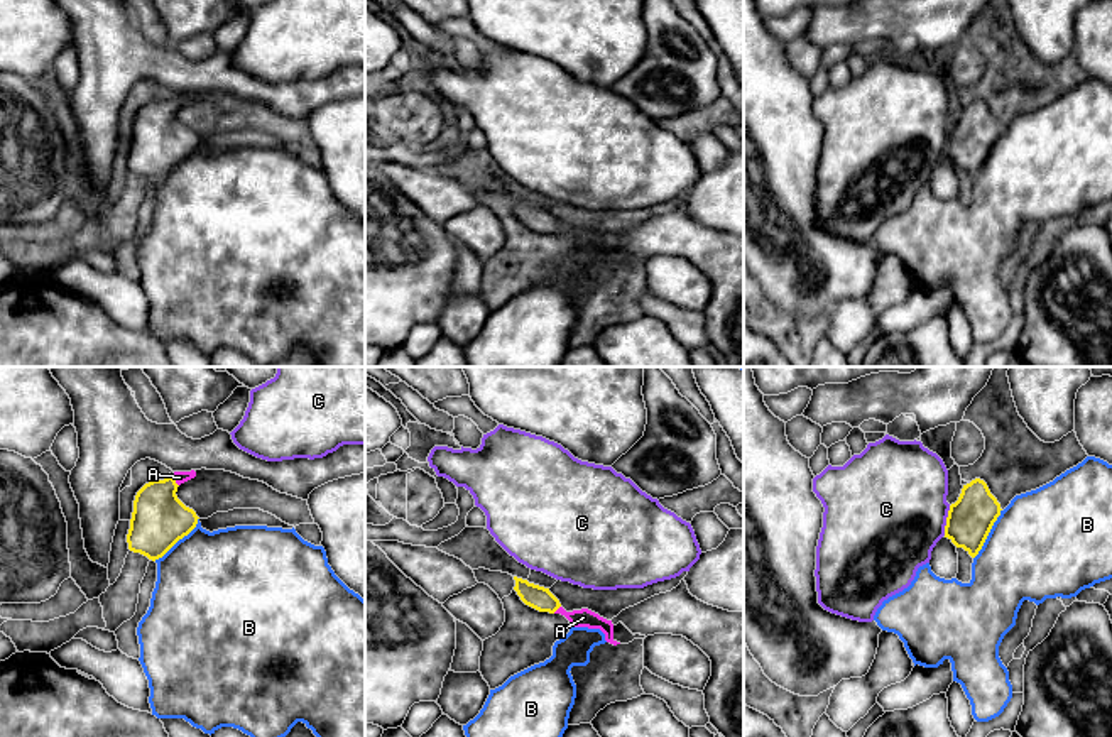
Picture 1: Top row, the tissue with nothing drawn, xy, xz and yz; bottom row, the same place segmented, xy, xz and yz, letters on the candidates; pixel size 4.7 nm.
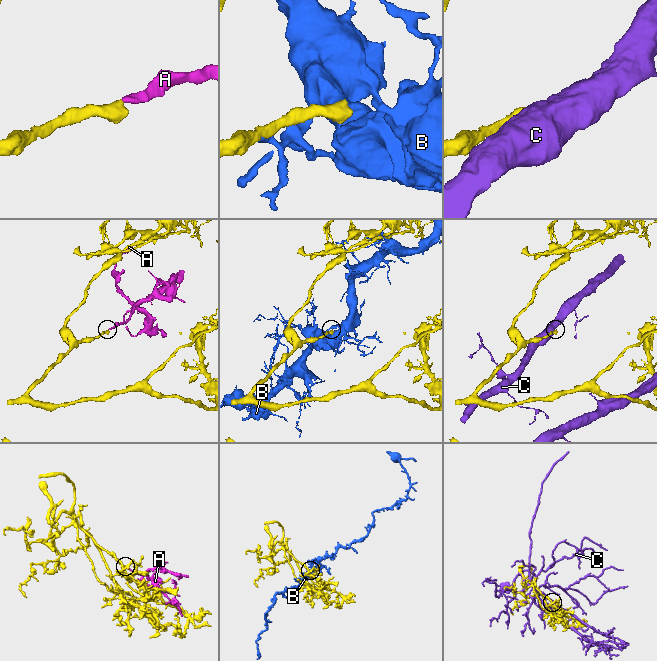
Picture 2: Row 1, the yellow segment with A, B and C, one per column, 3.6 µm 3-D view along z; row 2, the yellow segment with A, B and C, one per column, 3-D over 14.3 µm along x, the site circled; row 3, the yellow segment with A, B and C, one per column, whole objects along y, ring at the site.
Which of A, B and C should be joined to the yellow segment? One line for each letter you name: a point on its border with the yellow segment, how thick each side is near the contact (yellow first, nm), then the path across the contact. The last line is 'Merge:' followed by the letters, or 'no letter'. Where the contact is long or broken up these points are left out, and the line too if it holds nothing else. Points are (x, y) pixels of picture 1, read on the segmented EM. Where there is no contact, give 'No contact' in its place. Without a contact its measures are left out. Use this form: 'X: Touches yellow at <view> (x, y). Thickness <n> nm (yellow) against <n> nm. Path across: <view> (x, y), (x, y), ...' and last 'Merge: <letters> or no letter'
A: Touches yellow at xy (174, 480). Thickness 260 nm (yellow) against 60 nm. Path across: xy (159, 519), (159, 496), (174, 480), (179, 477)
Merge: A

